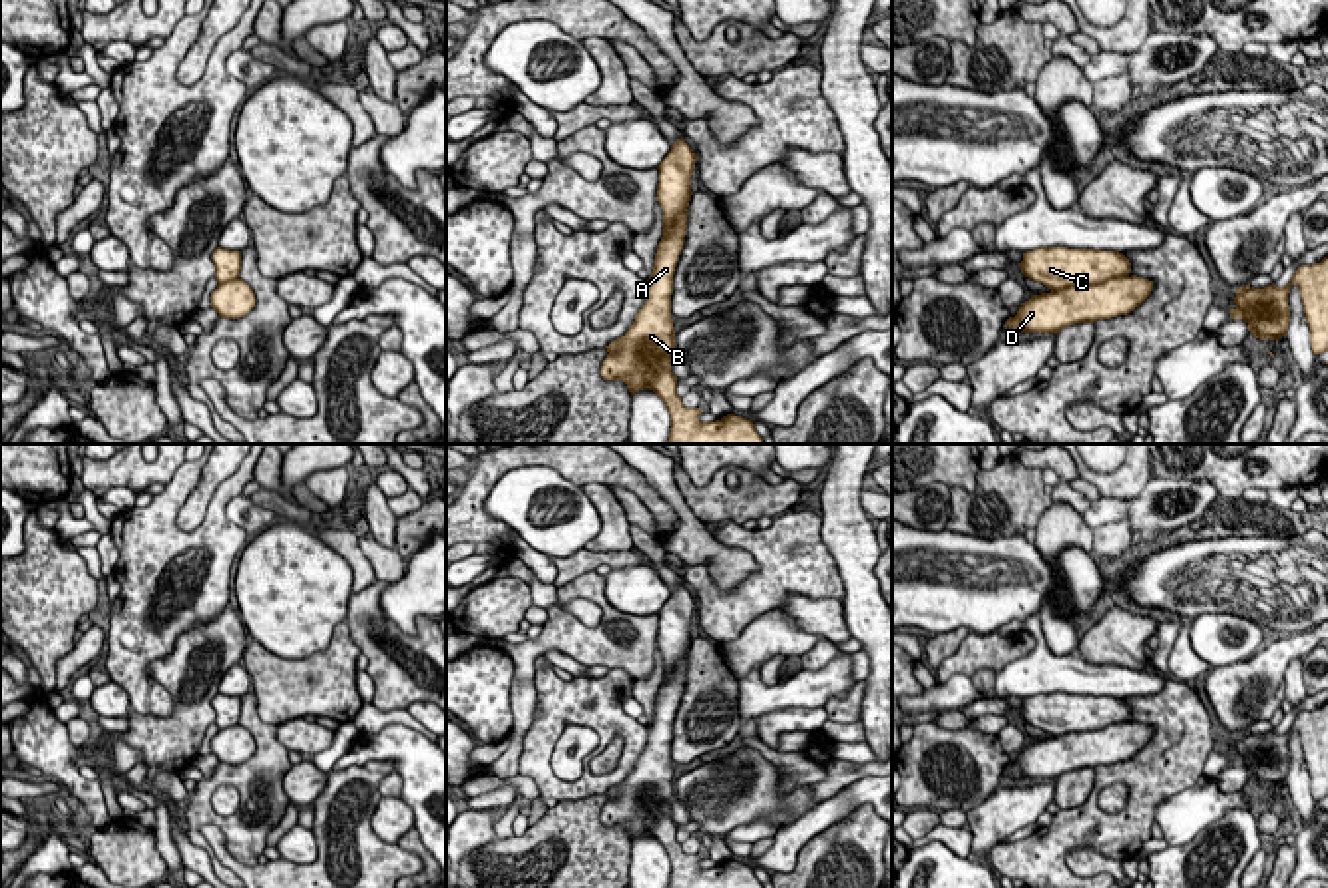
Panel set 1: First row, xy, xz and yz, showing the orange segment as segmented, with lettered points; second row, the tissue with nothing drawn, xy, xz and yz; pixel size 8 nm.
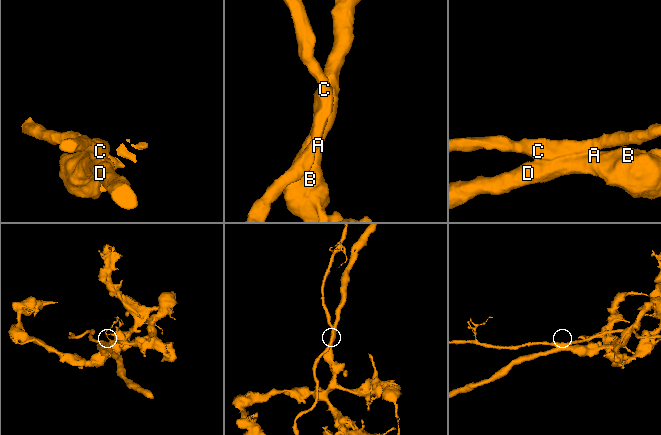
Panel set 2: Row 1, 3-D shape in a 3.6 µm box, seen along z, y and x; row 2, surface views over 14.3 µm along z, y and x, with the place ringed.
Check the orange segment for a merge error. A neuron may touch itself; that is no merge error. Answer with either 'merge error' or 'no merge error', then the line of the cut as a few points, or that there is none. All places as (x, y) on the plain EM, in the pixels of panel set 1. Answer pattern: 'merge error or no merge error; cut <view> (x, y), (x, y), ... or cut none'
no merge error; cut none

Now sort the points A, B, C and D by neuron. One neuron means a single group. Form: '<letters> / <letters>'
A B C D

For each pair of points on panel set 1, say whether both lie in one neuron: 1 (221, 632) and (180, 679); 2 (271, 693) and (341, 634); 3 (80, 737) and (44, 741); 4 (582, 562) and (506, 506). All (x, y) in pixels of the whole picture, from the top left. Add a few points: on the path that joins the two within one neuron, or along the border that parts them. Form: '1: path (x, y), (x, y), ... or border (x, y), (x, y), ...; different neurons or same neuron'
1: path (216, 644), (192, 667); same neuron
2: path (291, 687), (301, 687), (335, 654); same neuron
3: border (64, 723), (68, 739), (78, 749); different neurons
4: border (584, 546), (568, 558), (548, 558); different neurons

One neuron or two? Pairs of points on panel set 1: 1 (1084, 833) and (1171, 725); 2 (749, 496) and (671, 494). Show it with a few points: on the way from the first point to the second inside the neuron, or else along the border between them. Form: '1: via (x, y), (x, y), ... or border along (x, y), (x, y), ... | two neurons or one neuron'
1: via (1117, 827), (1141, 803), (1149, 781), (1171, 759) | one neuron
2: border along (673, 468), (673, 480), (683, 502), (703, 524) | two neurons

